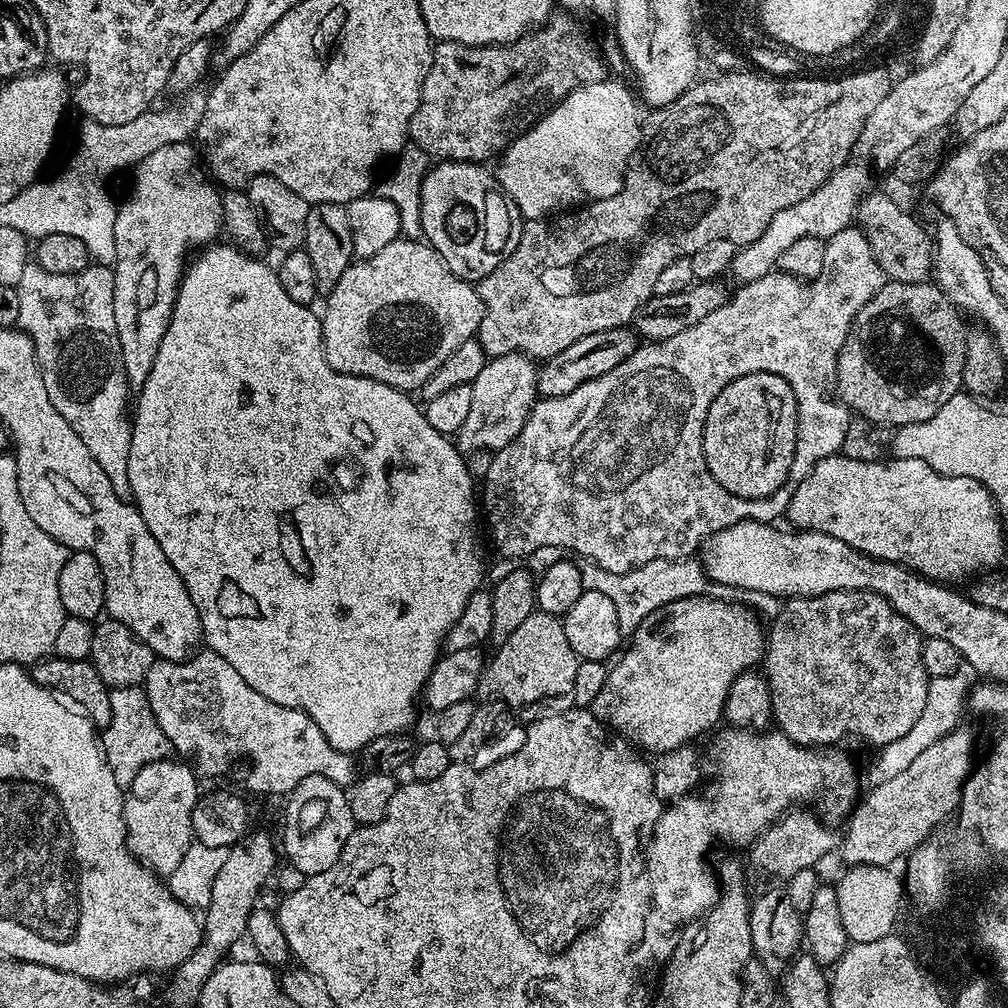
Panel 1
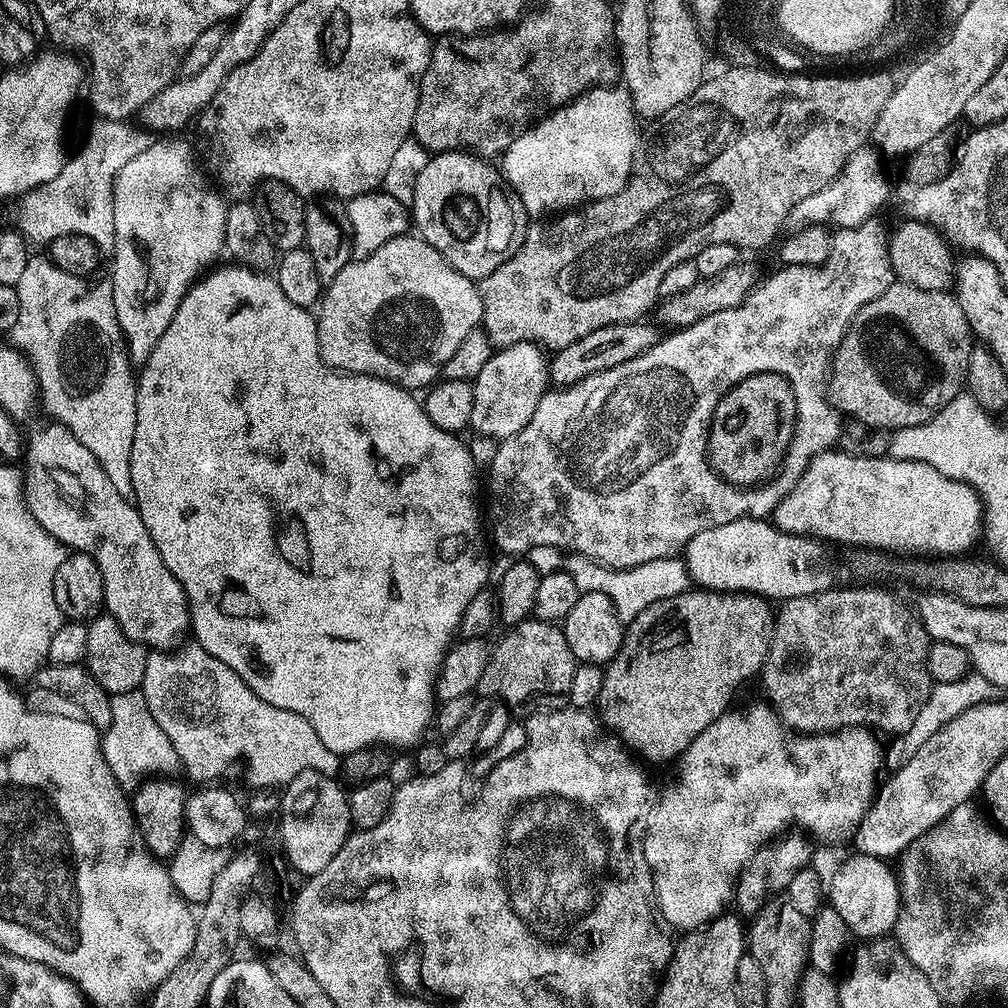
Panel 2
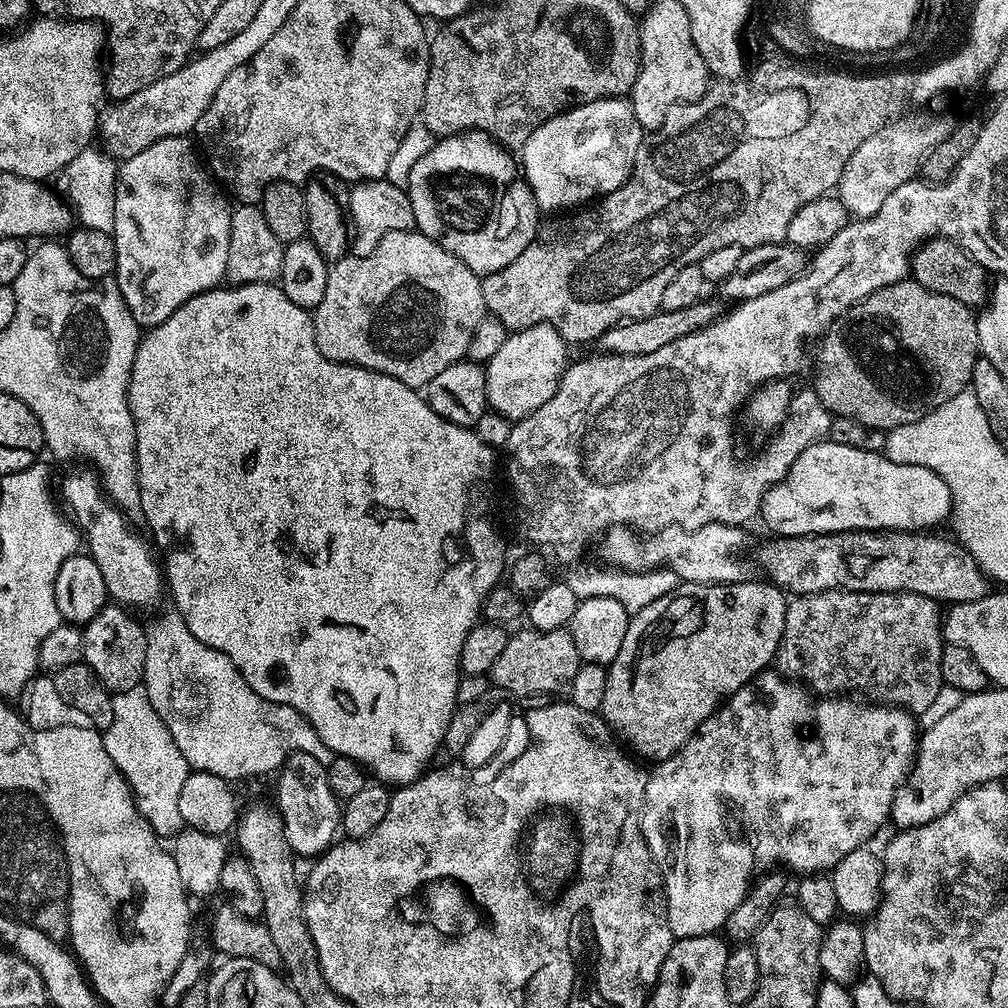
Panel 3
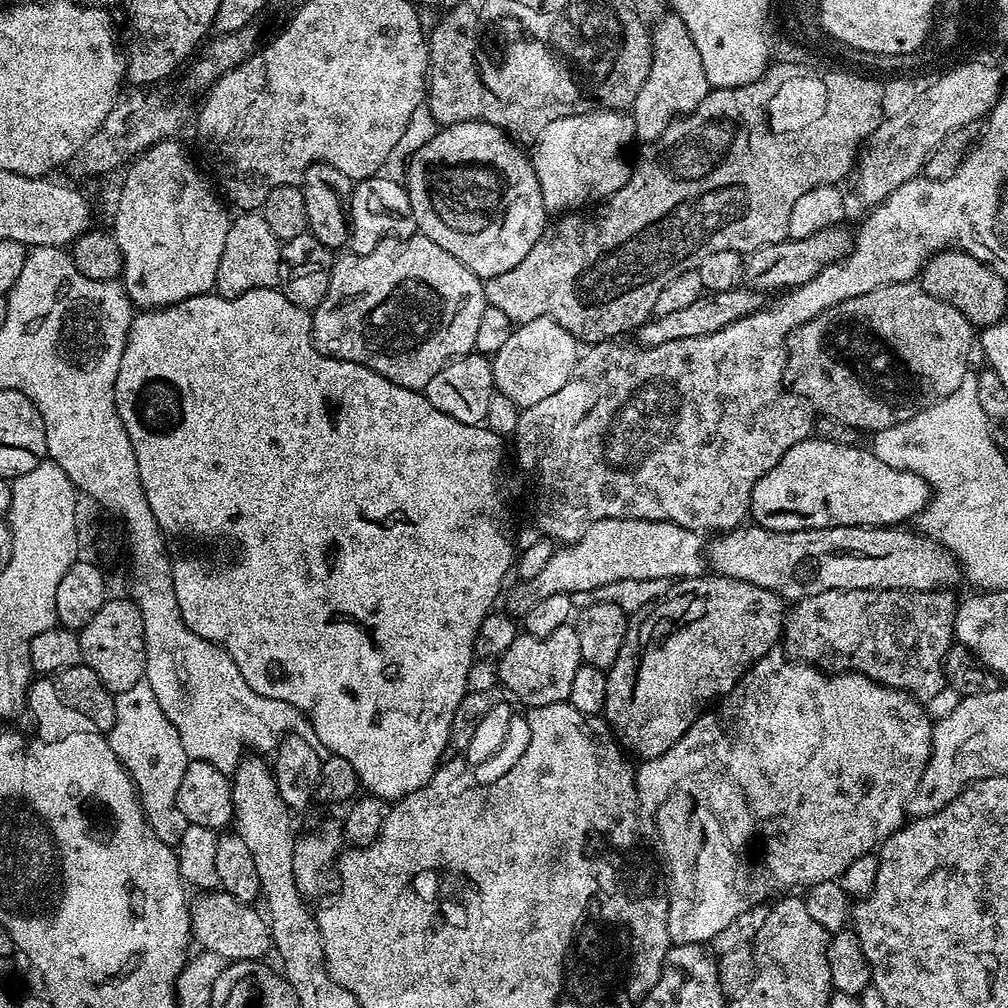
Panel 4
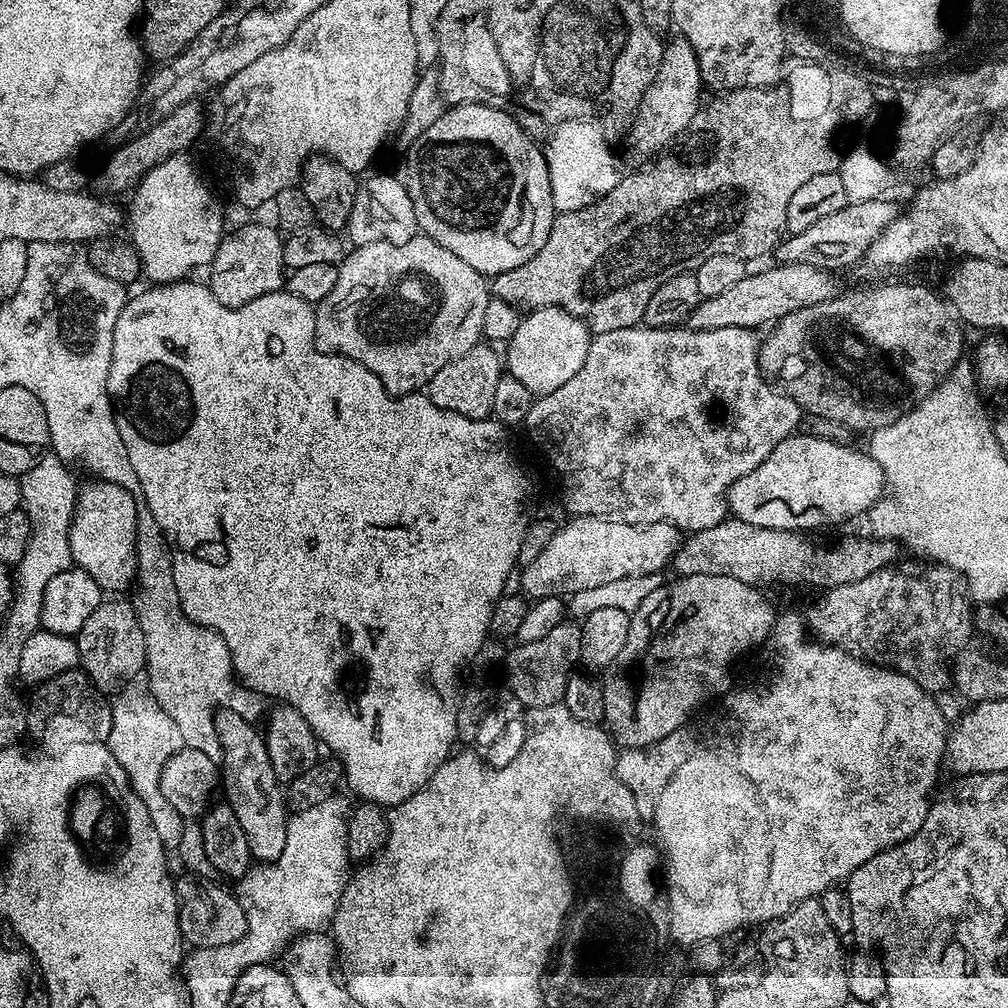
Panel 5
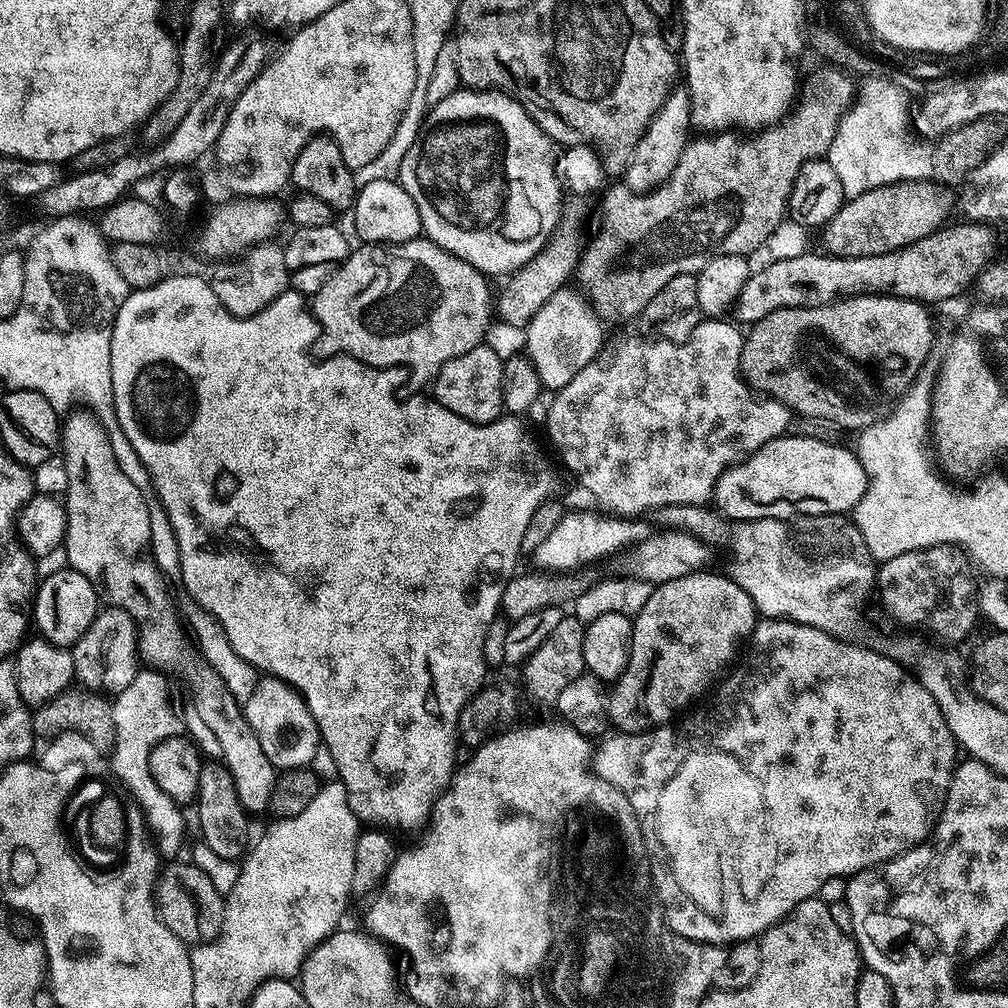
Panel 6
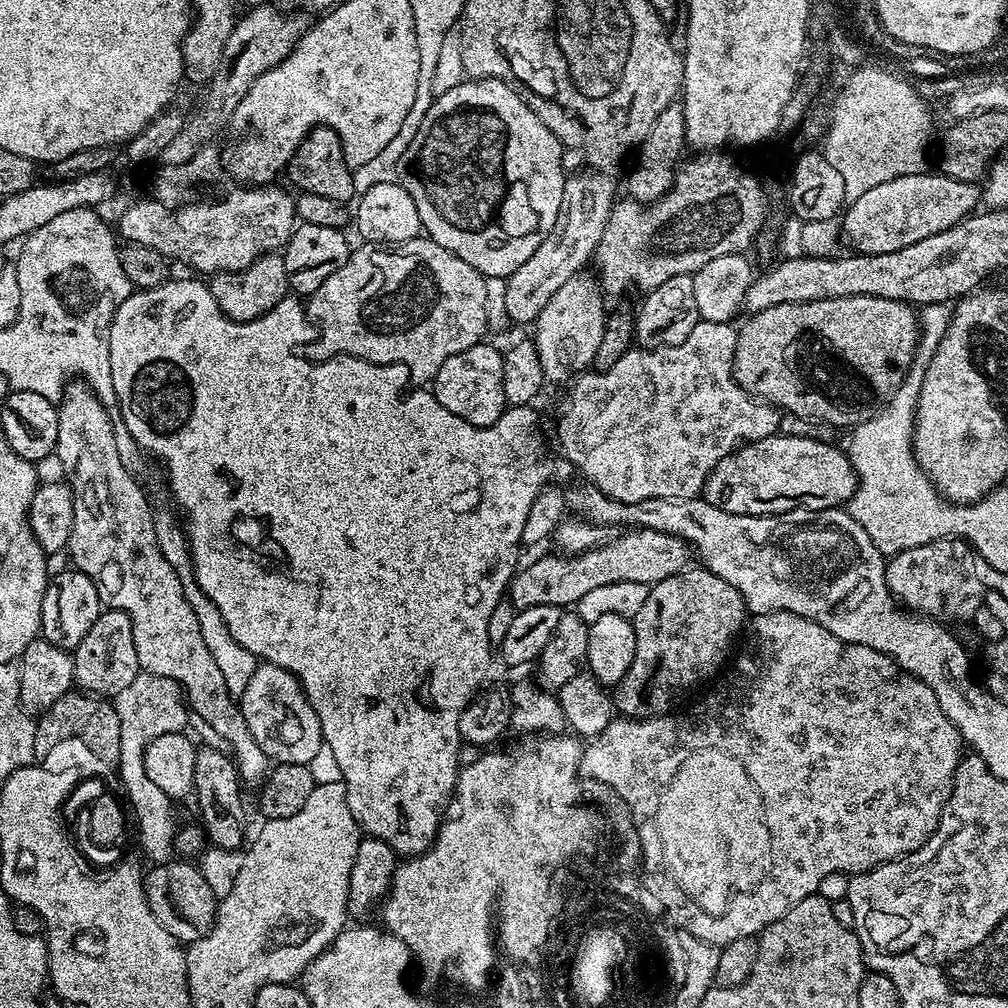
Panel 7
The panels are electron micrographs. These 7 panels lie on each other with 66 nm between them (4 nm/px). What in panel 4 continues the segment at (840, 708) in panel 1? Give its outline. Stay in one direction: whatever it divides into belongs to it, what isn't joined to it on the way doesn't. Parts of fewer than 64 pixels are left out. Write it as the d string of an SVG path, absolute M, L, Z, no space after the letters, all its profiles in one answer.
M867 588L866 590L826 590L822 594L810 594L810 598L802 598L801 600L795 601L791 605L790 611L787 613L786 619L784 621L784 630L782 633L782 647L789 657L793 660L799 660L806 664L813 664L815 668L823 668L825 672L831 674L833 672L860 672L866 678L870 678L874 682L879 684L885 684L891 688L897 688L903 692L909 692L914 699L921 702L927 702L928 700L934 698L939 691L942 691L946 686L946 681L944 679L944 659L949 650L952 649L954 643L954 637L956 635L956 605L958 603L957 597L952 597L953 593L948 590L941 590L938 592L907 592L901 588Z

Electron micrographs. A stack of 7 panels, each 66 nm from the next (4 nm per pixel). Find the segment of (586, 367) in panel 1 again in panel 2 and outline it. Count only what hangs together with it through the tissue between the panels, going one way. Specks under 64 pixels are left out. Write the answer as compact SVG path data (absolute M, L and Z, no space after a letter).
M648 322L602 326L602 330L594 330L594 334L586 334L586 338L578 338L578 342L570 342L570 346L559 349L551 357L548 366L551 383L556 386L577 384L590 374L598 374L602 370L622 366L622 362L630 362L630 358L638 358L646 354L646 350L650 350L660 341L662 332L659 332L661 329L655 323L652 323L653 325L644 323Z

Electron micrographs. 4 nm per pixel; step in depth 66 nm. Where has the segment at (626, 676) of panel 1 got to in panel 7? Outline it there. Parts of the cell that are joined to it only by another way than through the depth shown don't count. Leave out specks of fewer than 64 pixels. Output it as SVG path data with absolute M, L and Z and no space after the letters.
M692 566L683 572L674 574L670 578L666 578L662 582L651 585L648 590L648 597L646 602L642 602L642 610L638 610L636 616L631 617L632 625L634 626L634 662L630 666L630 670L626 674L626 678L622 678L620 684L615 685L614 688L614 708L621 717L636 717L643 718L646 716L659 716L667 713L668 708L672 704L672 700L676 700L679 696L684 696L691 690L695 684L700 684L703 680L708 680L716 671L719 673L725 667L724 659L728 656L728 647L732 644L732 639L741 635L742 629L746 624L746 605L742 594L738 594L738 590L734 590L734 586L730 586L730 582L726 582L722 578L718 578L718 574L708 571L703 566Z

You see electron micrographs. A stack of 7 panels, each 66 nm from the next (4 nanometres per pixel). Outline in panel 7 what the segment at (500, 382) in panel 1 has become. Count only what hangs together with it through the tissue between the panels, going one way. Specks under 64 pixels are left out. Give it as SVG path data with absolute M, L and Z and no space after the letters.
M581 274L570 278L570 282L566 282L566 286L546 302L542 314L534 322L534 341L545 381L564 380L568 375L583 373L595 361L606 327L603 299L599 283L593 277L591 280L588 274Z

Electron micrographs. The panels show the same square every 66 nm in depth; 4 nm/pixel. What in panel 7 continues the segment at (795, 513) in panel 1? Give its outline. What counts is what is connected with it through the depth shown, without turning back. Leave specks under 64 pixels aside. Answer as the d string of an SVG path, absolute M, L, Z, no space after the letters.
M767 436L745 444L727 456L708 475L703 499L730 514L780 516L795 508L817 512L847 505L856 492L856 471L836 444L814 442L810 438Z

